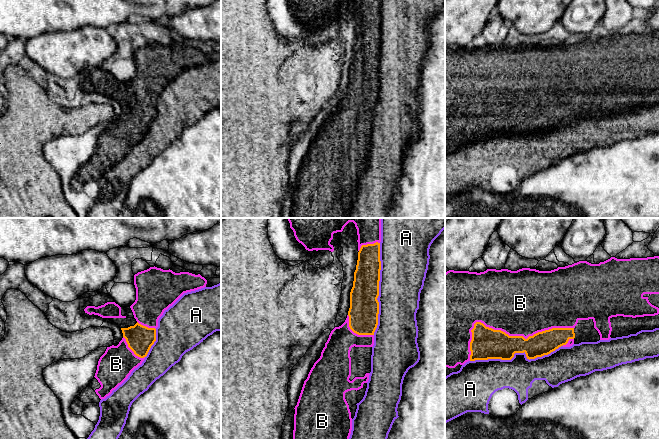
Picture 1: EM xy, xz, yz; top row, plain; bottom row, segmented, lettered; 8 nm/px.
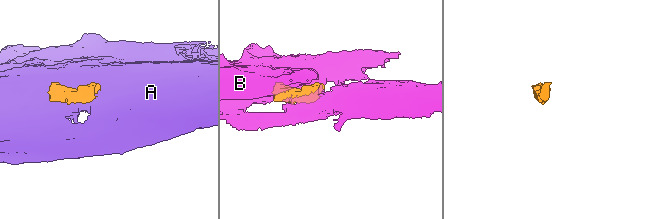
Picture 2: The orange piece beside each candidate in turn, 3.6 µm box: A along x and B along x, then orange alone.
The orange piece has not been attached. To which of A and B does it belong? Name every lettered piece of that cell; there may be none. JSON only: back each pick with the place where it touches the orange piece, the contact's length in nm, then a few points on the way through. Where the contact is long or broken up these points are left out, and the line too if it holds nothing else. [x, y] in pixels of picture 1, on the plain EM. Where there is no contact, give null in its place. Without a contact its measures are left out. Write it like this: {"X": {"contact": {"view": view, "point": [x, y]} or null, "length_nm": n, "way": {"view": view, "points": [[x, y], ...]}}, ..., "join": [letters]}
{"B": {"contact": {"view": "yz", "point": [505, 109]}, "length_nm": 900}, "join": ["B"]}

